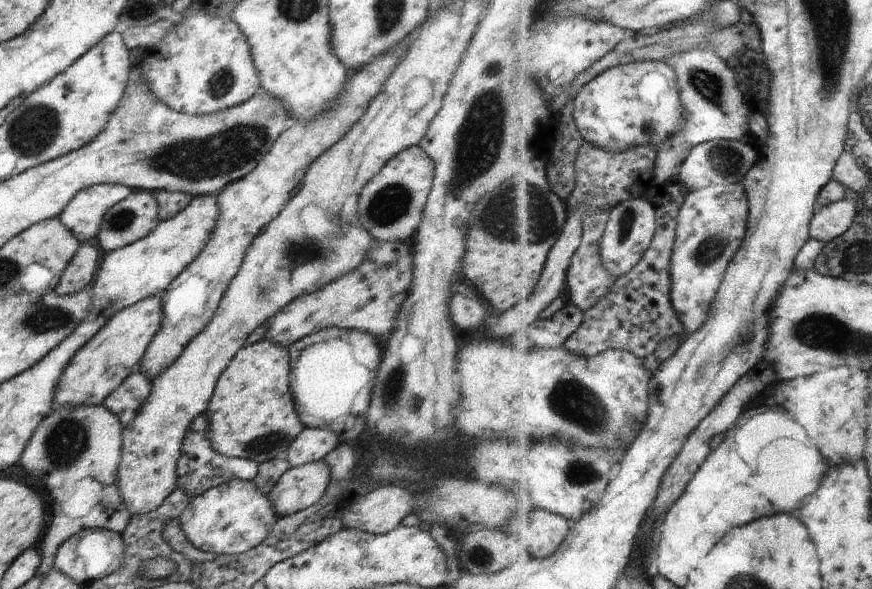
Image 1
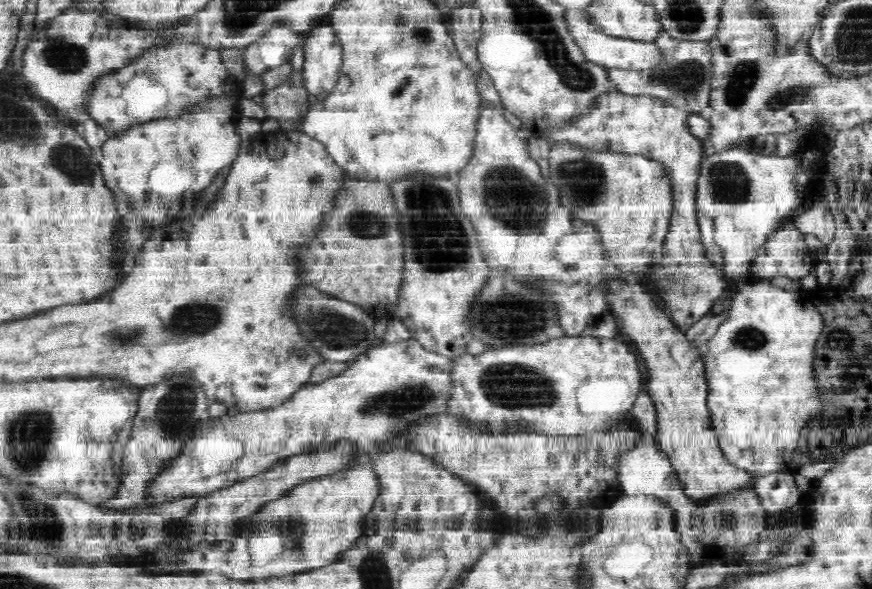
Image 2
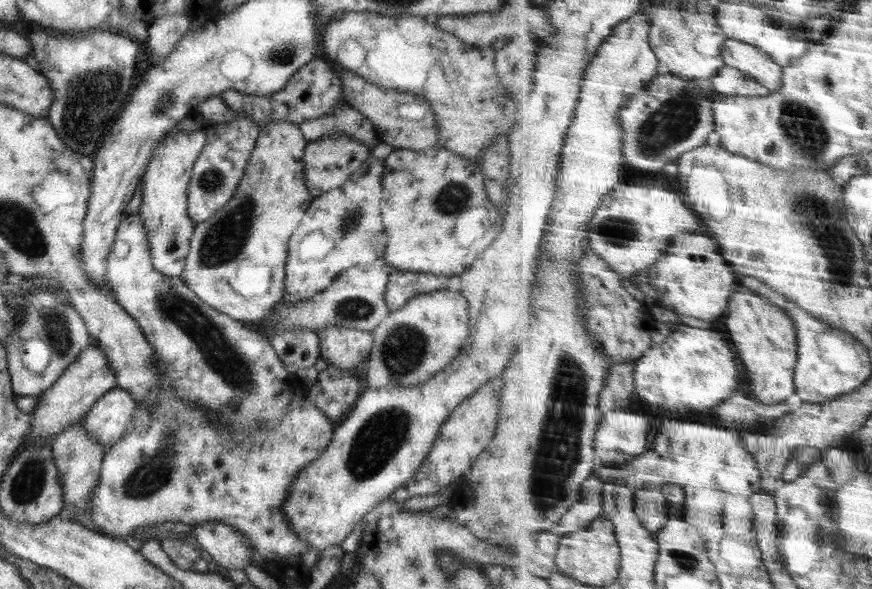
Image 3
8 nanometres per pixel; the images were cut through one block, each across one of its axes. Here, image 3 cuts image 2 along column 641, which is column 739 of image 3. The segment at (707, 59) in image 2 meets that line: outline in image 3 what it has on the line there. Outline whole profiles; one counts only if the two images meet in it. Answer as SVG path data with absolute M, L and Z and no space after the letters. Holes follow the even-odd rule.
M724 66L712 81L718 92L724 95L761 97L773 93L764 83L732 66Z

